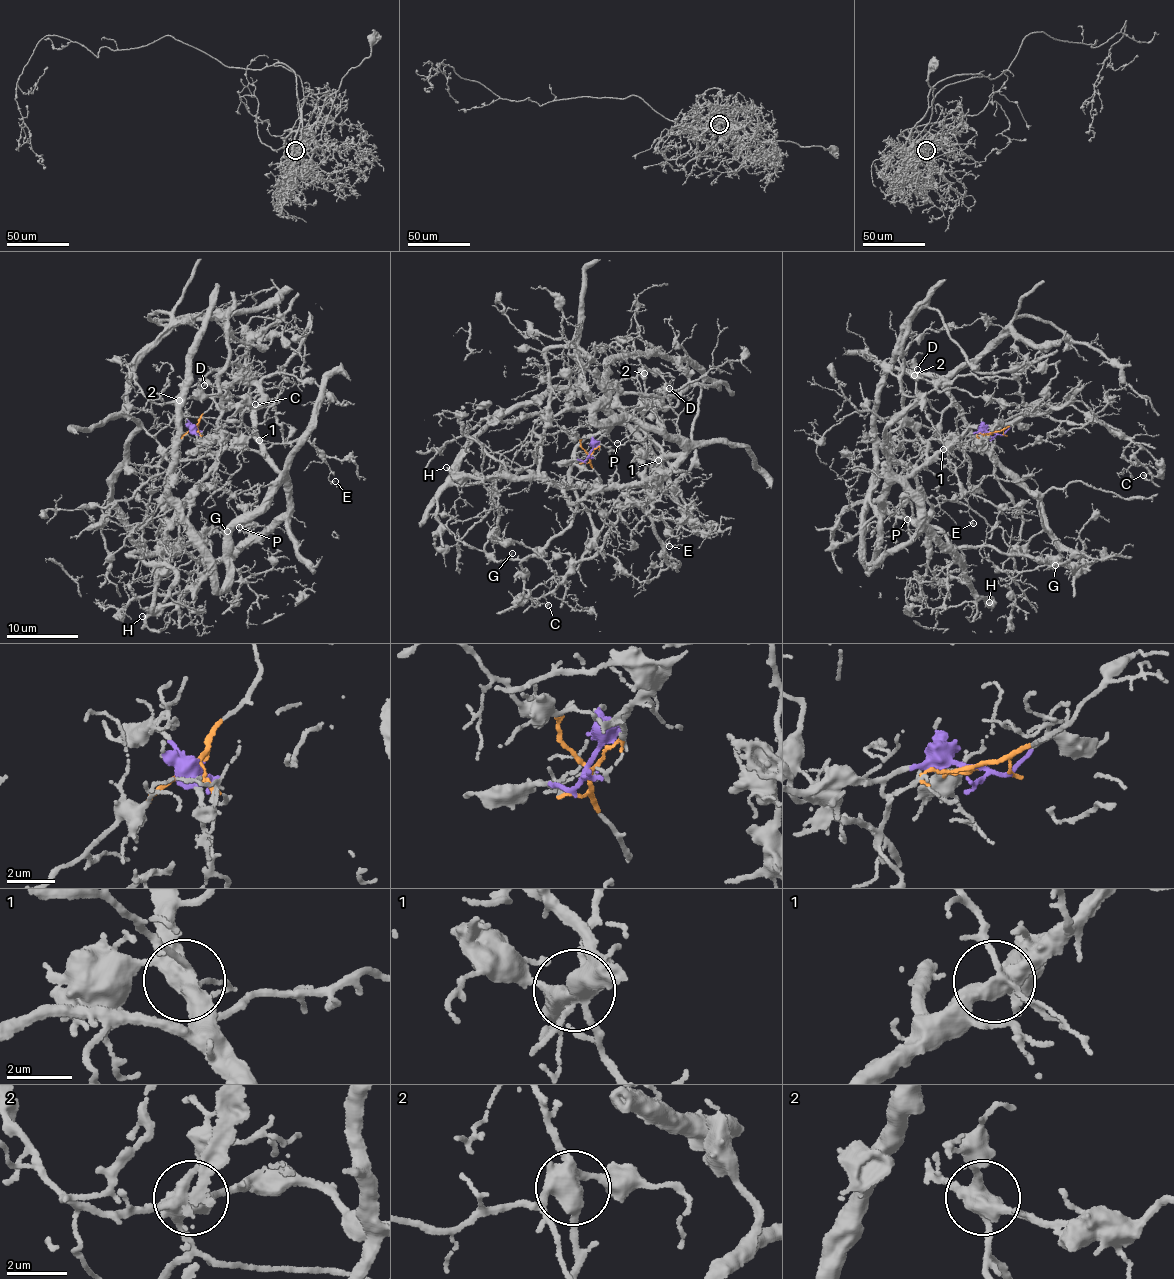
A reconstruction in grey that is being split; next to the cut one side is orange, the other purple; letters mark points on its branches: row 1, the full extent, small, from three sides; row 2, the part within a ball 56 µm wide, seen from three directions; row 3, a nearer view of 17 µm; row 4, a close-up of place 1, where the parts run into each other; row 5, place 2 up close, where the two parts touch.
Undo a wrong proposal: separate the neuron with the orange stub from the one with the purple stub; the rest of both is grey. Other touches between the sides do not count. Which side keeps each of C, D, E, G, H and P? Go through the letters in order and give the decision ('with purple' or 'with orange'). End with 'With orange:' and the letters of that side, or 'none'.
C: with purple
D: with orange
E: with purple
G: with purple
H: with purple
P: with purple
With orange: D

